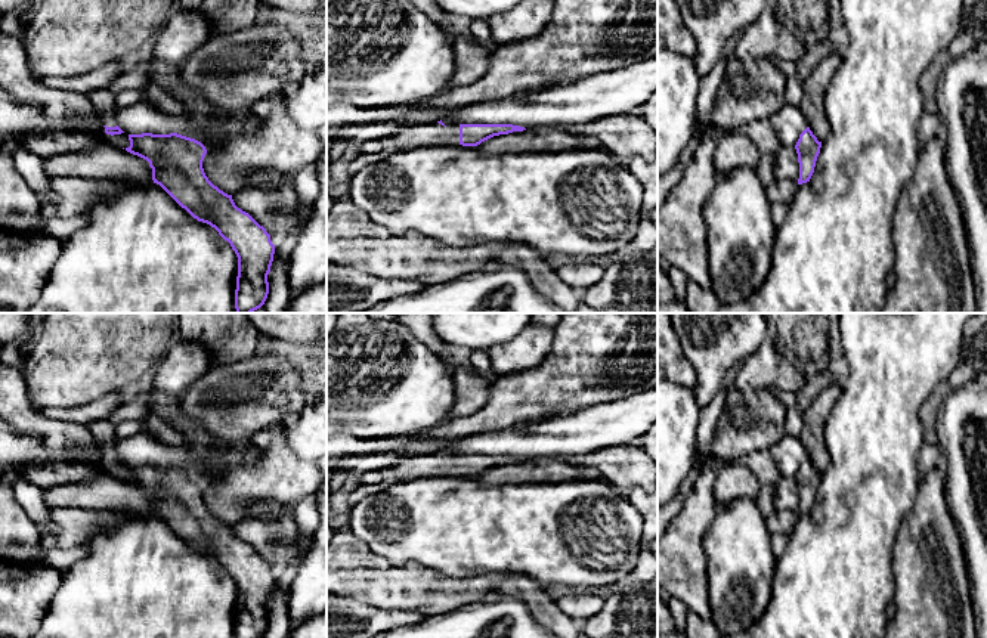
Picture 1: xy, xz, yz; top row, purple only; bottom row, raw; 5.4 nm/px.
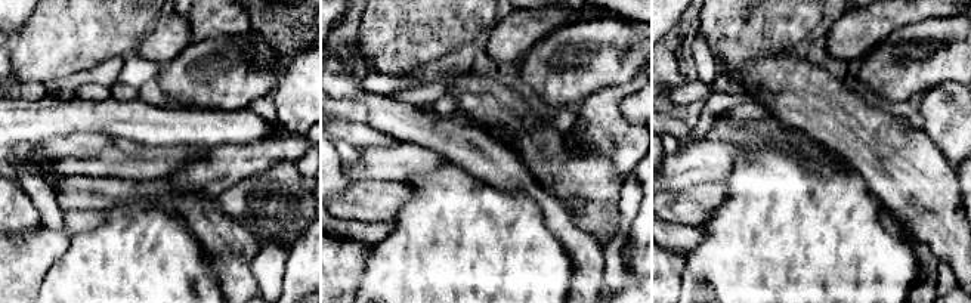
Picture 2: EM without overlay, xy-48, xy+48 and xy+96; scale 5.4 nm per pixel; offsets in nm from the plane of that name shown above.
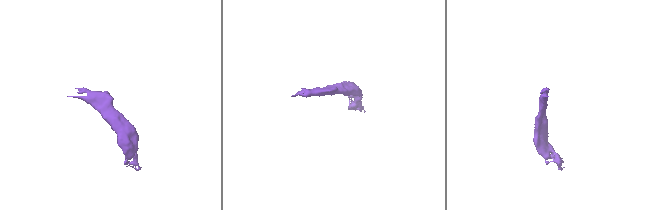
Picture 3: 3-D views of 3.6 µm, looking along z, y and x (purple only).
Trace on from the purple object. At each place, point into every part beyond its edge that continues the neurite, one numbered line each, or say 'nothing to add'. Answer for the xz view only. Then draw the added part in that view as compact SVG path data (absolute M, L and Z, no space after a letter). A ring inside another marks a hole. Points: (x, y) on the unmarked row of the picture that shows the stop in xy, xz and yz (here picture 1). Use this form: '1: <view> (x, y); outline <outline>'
1: xz (418, 467); outline M439 453L406 456L387 471L397 481L460 476L460 455L455 453L446 458Z

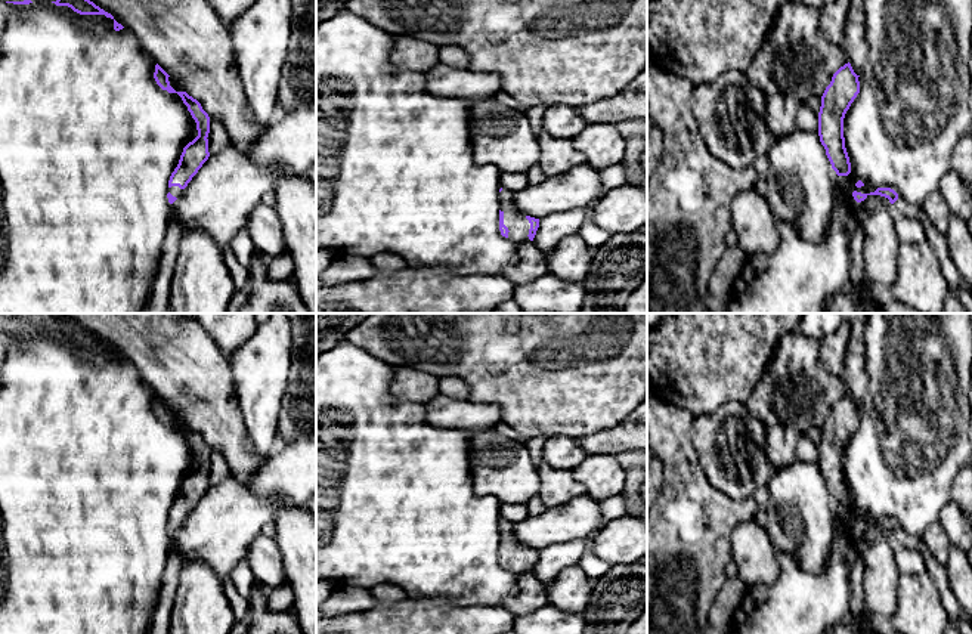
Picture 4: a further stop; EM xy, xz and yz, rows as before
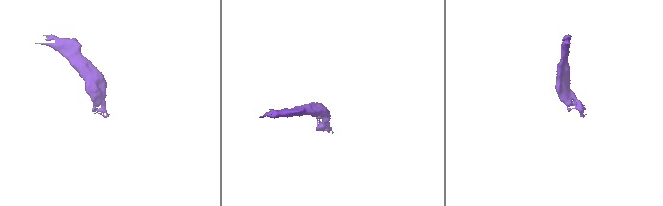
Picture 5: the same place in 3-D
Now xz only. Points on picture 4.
1: xz (519, 557); outline M502 520L499 523L499 541L504 544L504 556L508 559L508 572L517 578L529 570L530 554L526 547L520 545L514 539L514 523Z

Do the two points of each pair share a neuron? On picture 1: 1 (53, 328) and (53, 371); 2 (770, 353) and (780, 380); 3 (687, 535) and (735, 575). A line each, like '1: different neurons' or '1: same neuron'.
1: same neuron
2: same neuron
3: different neurons

